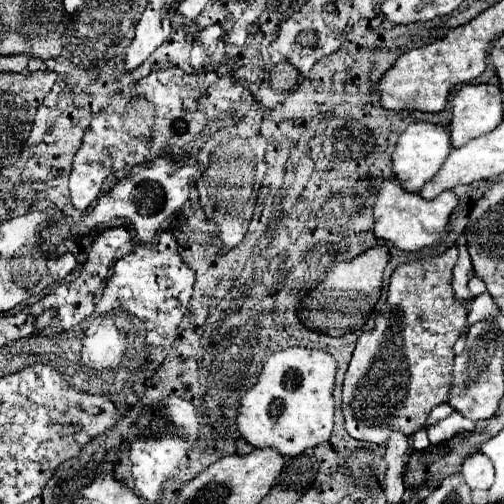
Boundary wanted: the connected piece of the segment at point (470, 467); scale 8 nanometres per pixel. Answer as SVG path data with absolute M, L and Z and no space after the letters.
M474 454L472 458L468 458L462 466L462 476L466 480L466 484L474 490L488 490L494 484L494 466L490 462L488 456L484 454Z

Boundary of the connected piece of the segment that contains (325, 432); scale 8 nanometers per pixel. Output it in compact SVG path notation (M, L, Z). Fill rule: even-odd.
M294 346L272 354L252 390L242 396L236 416L238 432L254 448L276 448L284 456L302 454L326 442L332 434L336 404L332 398L338 364L326 350Z

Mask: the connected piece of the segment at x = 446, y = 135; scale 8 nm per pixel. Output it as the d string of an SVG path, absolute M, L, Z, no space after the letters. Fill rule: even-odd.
M412 122L402 132L398 140L398 148L394 150L394 156L392 156L394 174L408 192L418 192L428 180L432 180L438 174L438 170L442 168L442 164L446 162L452 150L454 148L450 144L450 132L444 126L432 124L432 122Z

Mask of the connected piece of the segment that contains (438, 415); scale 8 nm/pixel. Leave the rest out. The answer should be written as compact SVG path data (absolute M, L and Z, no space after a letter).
M446 402L446 404L440 404L440 406L436 406L436 408L430 412L430 416L428 416L428 420L426 420L426 426L434 424L436 420L442 420L442 418L450 416L452 412L454 412L454 408L450 408L450 406L448 406L448 402Z

